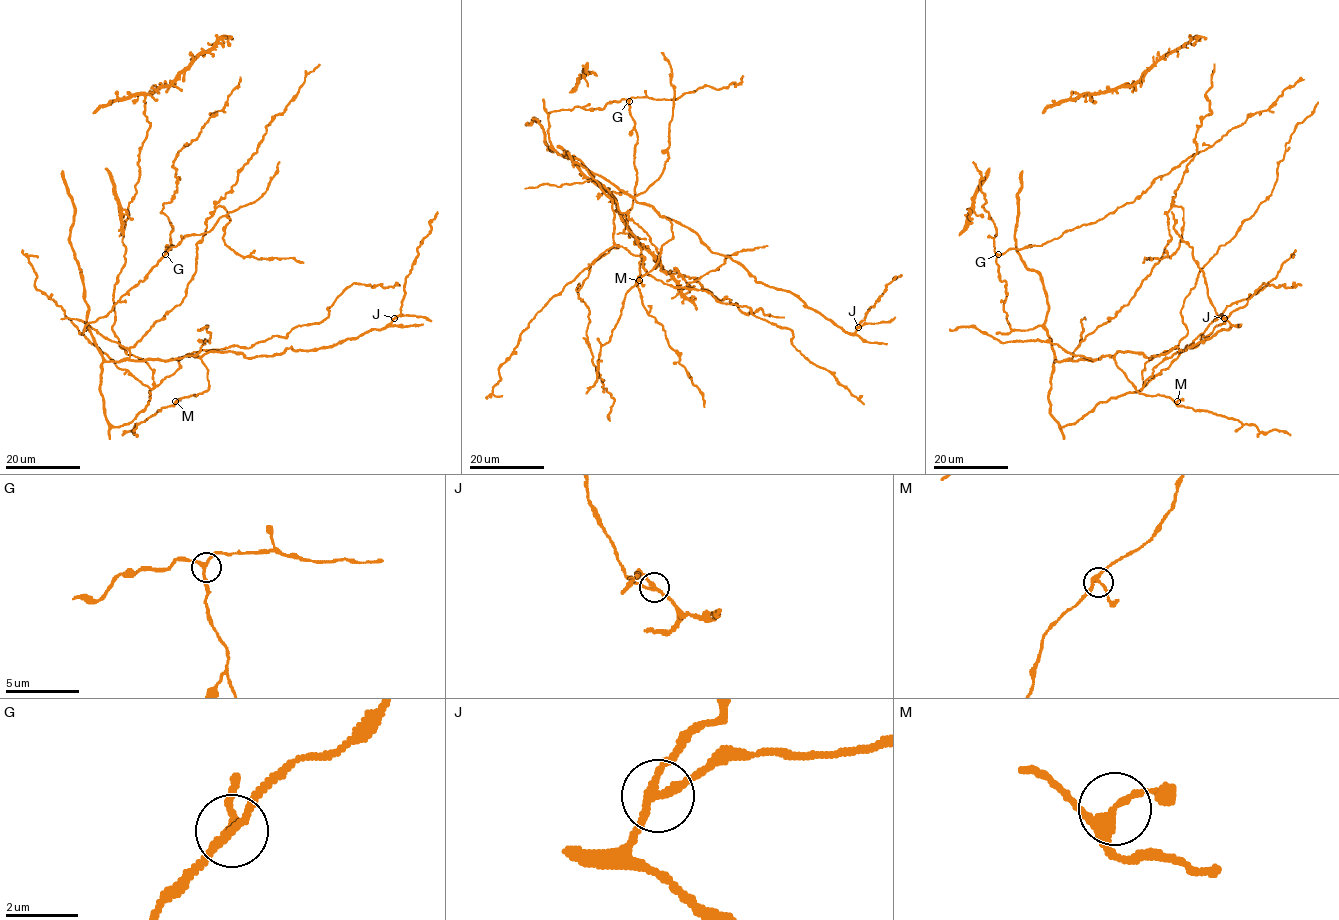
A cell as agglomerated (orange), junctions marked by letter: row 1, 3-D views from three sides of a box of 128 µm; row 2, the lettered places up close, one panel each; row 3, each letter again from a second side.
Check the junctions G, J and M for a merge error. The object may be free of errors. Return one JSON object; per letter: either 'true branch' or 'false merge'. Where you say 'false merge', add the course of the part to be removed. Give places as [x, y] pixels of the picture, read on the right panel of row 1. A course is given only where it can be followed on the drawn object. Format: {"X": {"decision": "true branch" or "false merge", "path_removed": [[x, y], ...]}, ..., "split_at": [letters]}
{"G": {"decision": "true branch"}, "J": {"decision": "false merge"}, "M": {"decision": "true branch"}, "split_at": ["J"]}

